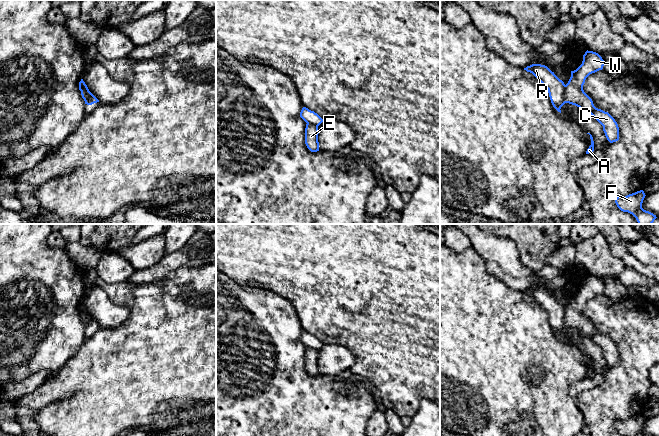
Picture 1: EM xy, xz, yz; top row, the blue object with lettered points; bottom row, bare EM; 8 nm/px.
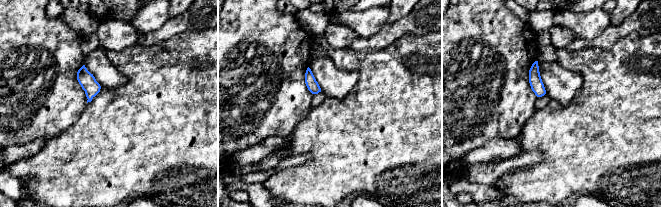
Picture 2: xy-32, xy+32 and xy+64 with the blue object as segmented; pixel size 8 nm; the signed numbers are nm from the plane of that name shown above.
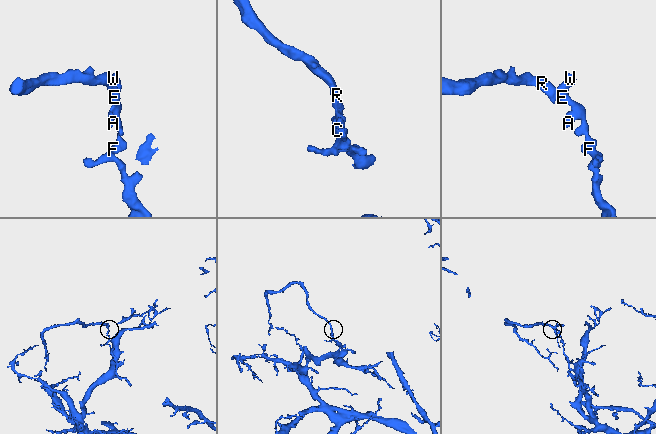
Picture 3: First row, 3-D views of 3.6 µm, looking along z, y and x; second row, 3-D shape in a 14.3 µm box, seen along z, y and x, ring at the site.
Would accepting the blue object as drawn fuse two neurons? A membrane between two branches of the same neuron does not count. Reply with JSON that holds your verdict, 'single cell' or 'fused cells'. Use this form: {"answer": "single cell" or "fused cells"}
{"answer": "fused cells"}

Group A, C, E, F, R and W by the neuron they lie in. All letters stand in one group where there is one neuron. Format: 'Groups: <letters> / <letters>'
Groups: A C E F W / R

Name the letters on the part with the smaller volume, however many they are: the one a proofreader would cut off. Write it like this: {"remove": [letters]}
{"remove": ["R"]}

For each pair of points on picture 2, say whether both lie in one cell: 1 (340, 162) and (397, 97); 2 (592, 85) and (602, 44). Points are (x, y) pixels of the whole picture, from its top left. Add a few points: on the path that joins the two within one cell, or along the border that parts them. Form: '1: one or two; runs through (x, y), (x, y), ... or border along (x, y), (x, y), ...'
1: one; runs through (356, 146), (389, 113)
2: two; border along (622, 38), (609, 49), (581, 48), (578, 50)

